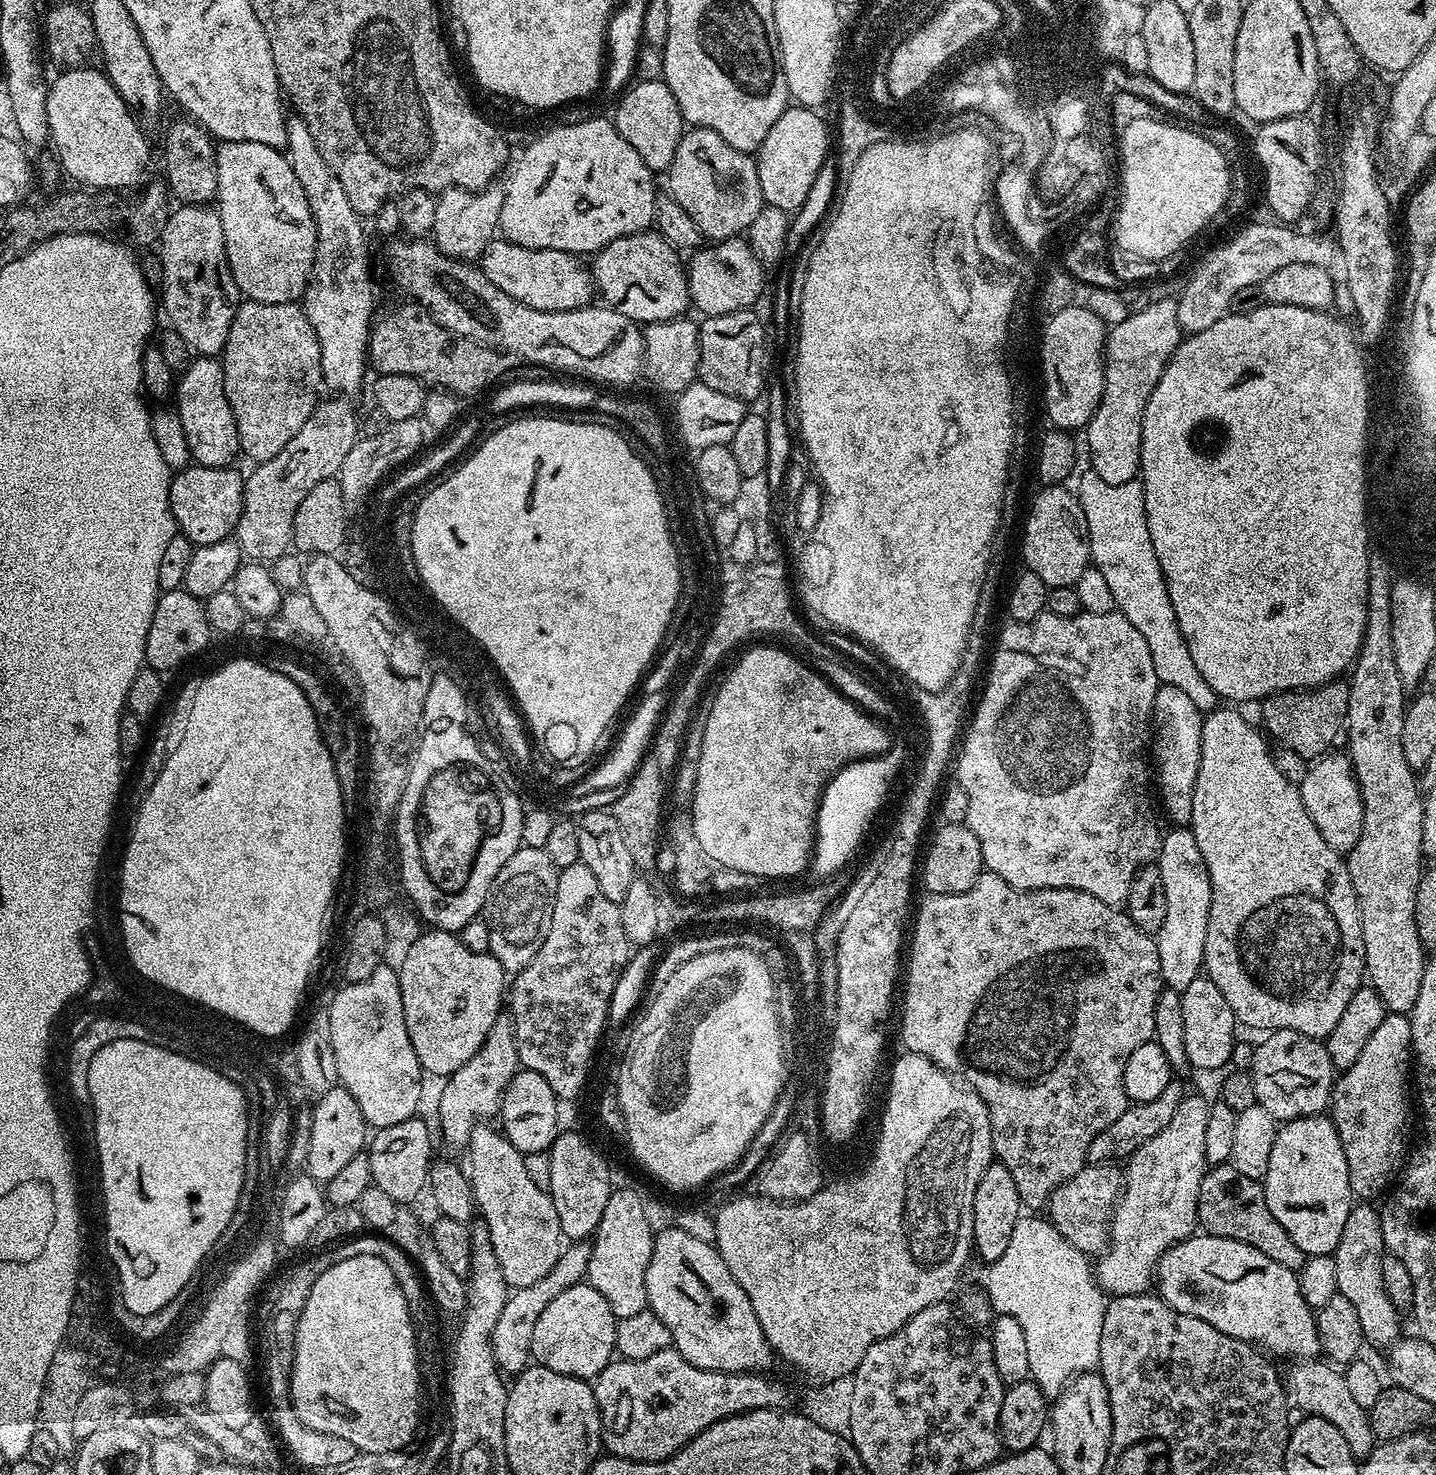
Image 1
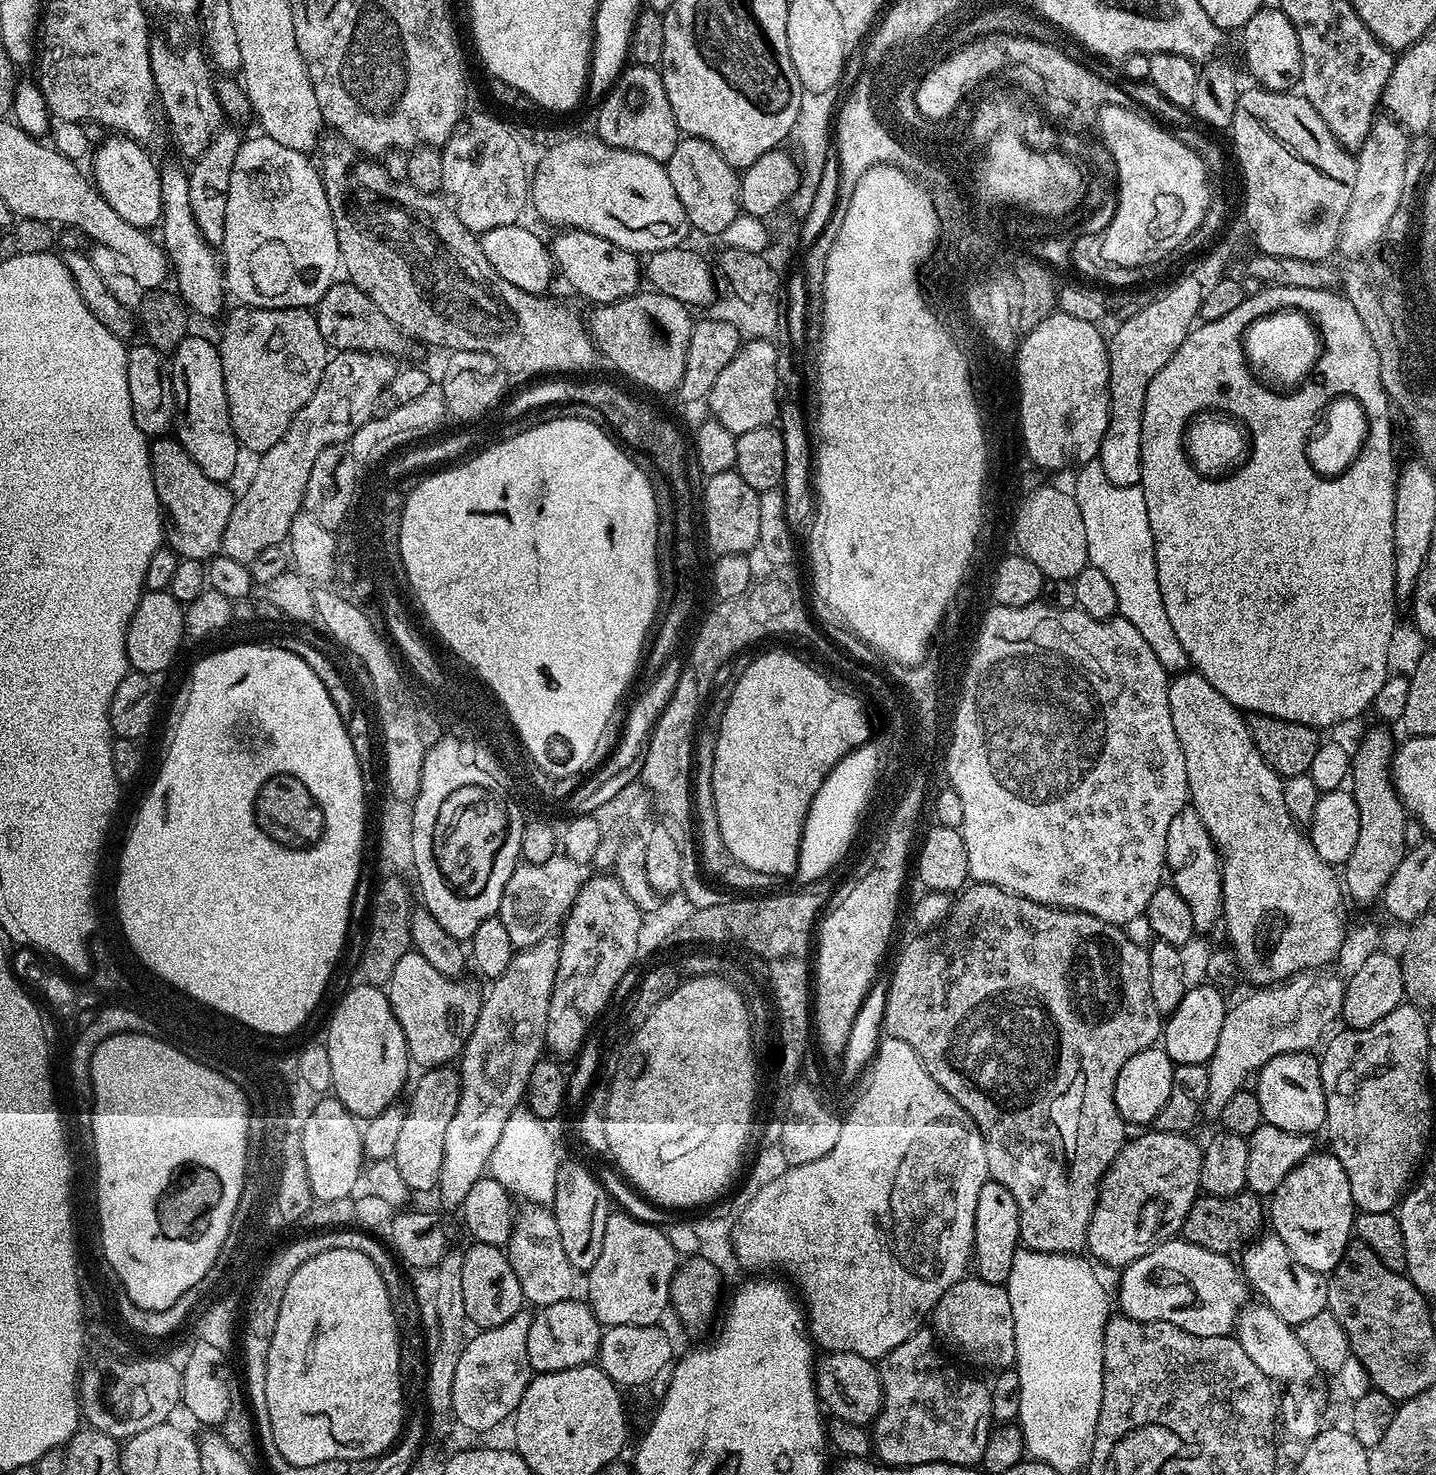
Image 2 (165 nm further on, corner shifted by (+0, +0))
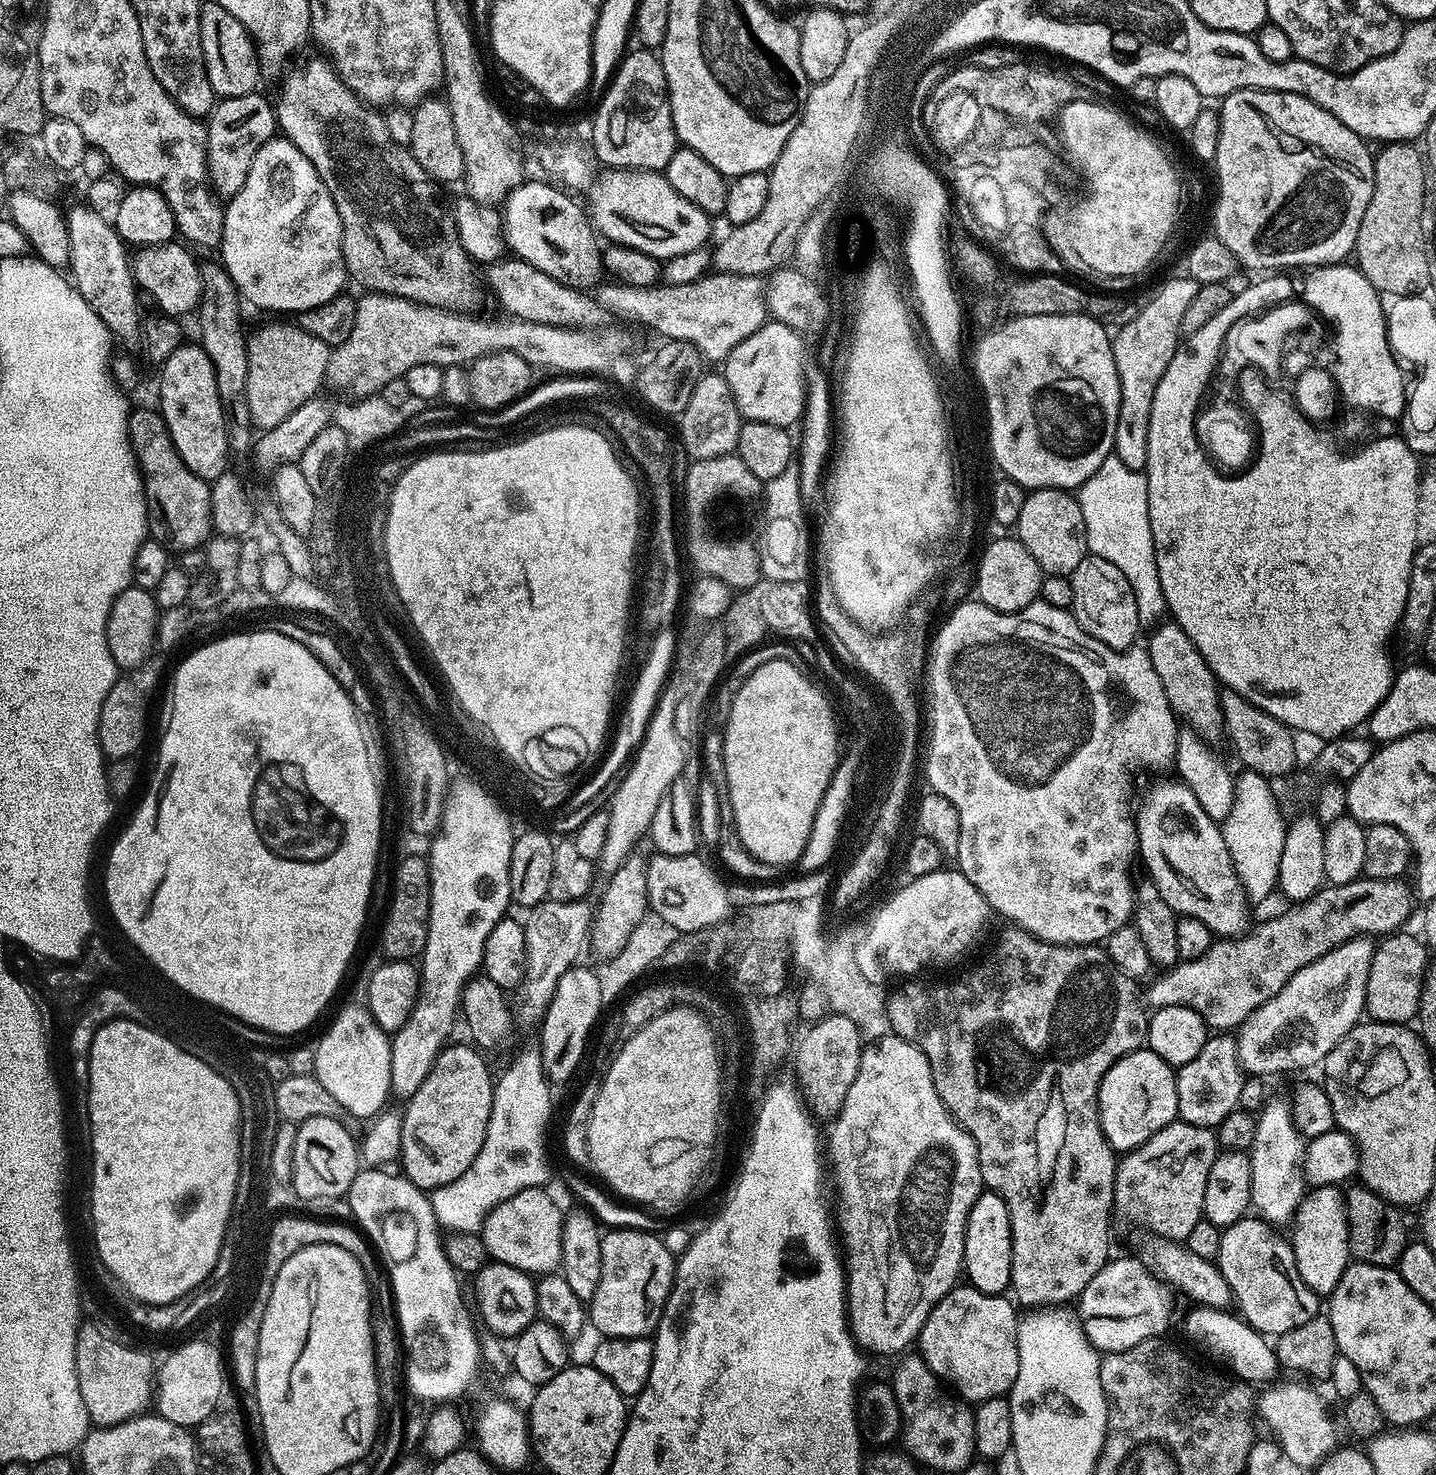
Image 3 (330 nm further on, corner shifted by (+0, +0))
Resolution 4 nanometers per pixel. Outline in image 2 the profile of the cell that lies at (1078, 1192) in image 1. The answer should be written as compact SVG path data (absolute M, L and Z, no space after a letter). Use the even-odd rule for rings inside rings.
M1148 1130L1145 1136L1140 1136L1137 1140L1129 1139L1125 1143L1124 1148L1118 1154L1118 1158L1114 1158L1114 1162L1108 1167L1108 1172L1104 1175L1103 1180L1100 1181L1100 1193L1096 1199L1096 1209L1090 1218L1090 1226L1088 1227L1088 1243L1086 1245L1087 1251L1092 1251L1091 1259L1093 1261L1101 1260L1104 1264L1109 1264L1115 1270L1123 1270L1132 1264L1138 1258L1142 1258L1146 1254L1150 1254L1150 1250L1154 1250L1162 1242L1173 1239L1183 1229L1186 1218L1190 1214L1190 1210L1194 1206L1197 1196L1201 1195L1202 1189L1200 1187L1200 1171L1202 1170L1202 1158L1204 1153L1201 1145L1195 1144L1188 1134L1181 1134L1179 1132L1158 1132L1155 1130Z

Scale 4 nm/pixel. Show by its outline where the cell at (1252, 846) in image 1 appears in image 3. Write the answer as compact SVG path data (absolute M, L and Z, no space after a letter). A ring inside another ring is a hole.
M1164 622L1155 629L1156 632L1146 643L1146 651L1150 662L1154 662L1154 670L1162 678L1162 690L1166 690L1166 698L1172 707L1172 713L1181 721L1184 720L1189 729L1203 741L1221 739L1224 732L1224 715L1220 705L1221 685L1210 670L1210 666L1198 654L1194 642L1186 638L1186 630L1182 630L1175 622Z

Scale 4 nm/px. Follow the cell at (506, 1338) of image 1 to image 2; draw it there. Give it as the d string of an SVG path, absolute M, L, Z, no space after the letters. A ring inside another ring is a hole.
M521 1310L510 1318L510 1322L477 1331L477 1336L465 1343L458 1367L454 1370L452 1414L457 1425L461 1424L472 1432L488 1432L515 1413L533 1375L526 1354L526 1338L530 1338L532 1318L531 1311Z

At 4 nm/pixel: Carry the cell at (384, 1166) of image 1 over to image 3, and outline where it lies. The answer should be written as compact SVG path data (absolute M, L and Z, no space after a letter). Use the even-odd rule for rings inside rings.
M452 1042L442 1049L434 1066L430 1066L430 1074L407 1097L408 1109L402 1112L398 1160L404 1163L403 1175L425 1190L441 1188L466 1174L486 1138L494 1072L492 1076L487 1062L479 1056L481 1053L468 1044Z

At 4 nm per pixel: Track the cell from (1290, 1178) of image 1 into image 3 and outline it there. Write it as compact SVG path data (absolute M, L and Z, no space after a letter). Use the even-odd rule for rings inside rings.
M1336 1186L1312 1188L1296 1208L1296 1215L1290 1221L1291 1228L1290 1243L1302 1282L1321 1298L1331 1296L1334 1286L1338 1286L1338 1278L1342 1278L1350 1263L1348 1207L1344 1204L1344 1192Z

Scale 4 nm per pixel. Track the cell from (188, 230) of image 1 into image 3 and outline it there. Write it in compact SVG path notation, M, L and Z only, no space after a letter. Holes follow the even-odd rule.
M259 91L241 96L226 96L207 117L208 129L208 182L213 193L227 202L242 190L246 174L250 174L250 162L265 142L277 135L276 110L273 101L260 96Z

